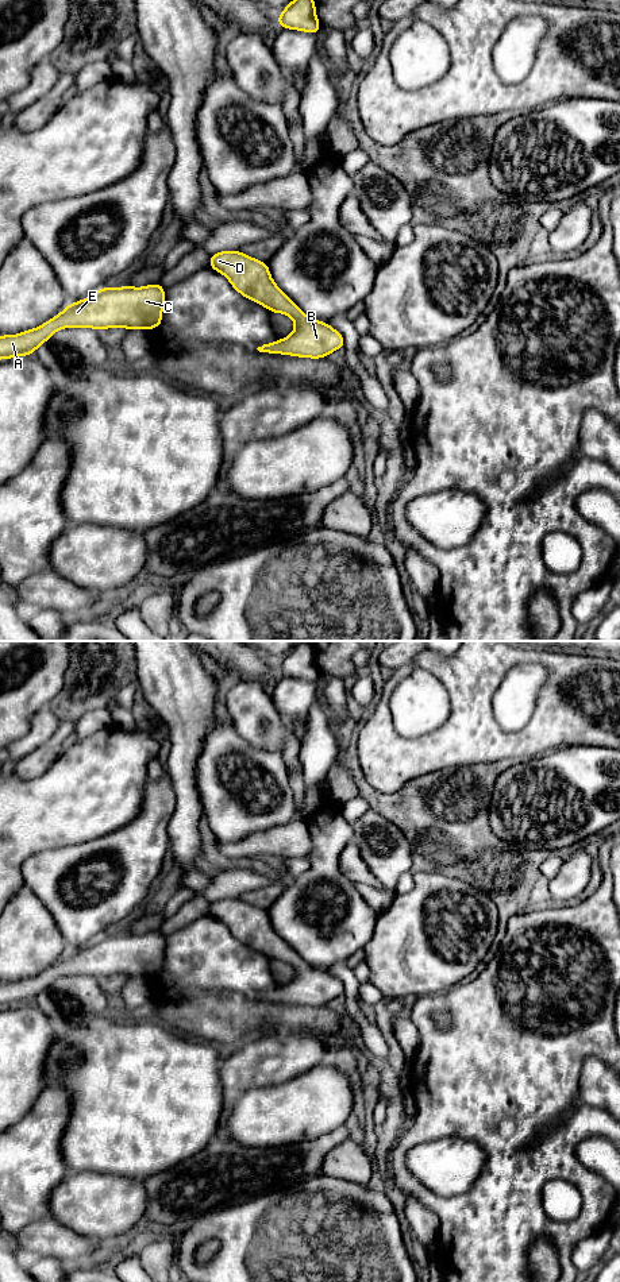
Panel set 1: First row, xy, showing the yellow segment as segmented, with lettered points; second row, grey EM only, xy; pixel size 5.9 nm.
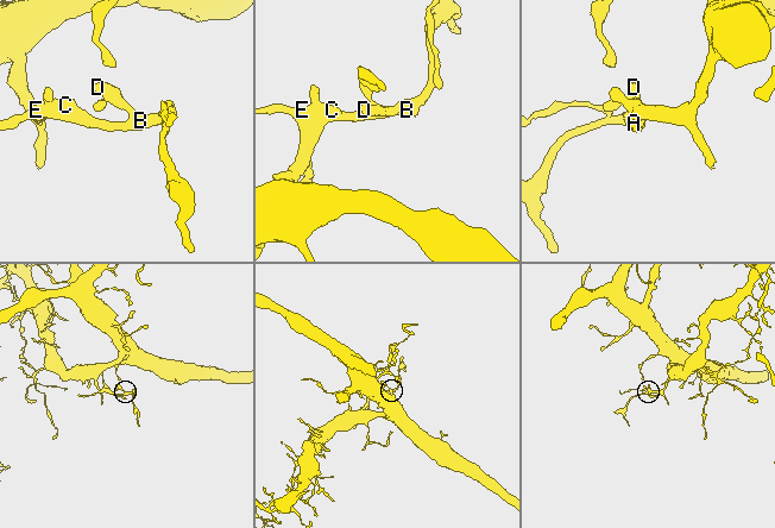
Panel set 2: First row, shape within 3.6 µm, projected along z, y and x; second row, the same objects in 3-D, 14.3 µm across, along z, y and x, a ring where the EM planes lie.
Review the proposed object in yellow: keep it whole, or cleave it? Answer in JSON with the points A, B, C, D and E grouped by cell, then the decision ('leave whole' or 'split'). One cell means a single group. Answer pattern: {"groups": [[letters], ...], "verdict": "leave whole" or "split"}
{"groups": [["A", "B", "C", "D", "E"]], "verdict": "leave whole"}

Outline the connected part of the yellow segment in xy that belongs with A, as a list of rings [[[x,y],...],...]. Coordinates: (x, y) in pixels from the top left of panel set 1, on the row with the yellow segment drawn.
[[[101,287],[92,296],[70,302],[61,313],[38,328],[0,336],[0,359],[32,355],[58,329],[92,328],[154,329],[162,324],[165,287]]]

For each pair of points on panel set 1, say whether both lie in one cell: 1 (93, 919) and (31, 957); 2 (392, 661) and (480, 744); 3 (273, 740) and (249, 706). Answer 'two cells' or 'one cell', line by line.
1: two cells
2: two cells
3: one cell

